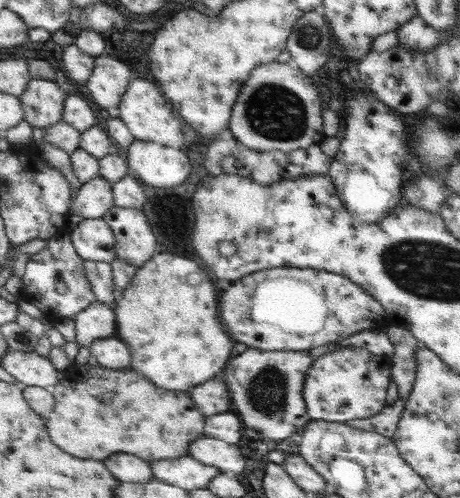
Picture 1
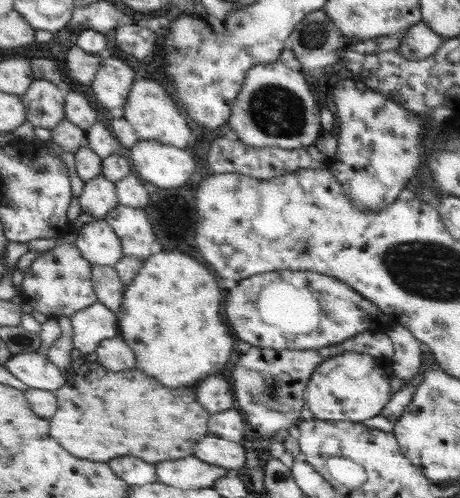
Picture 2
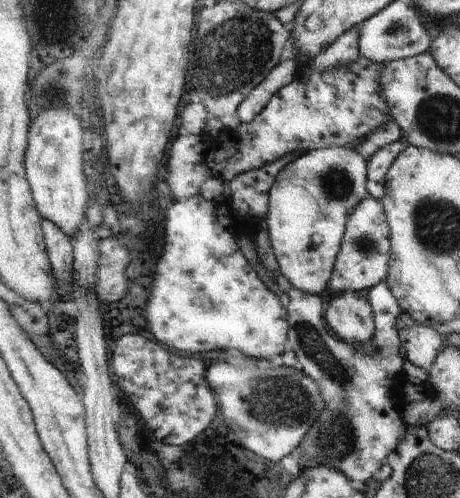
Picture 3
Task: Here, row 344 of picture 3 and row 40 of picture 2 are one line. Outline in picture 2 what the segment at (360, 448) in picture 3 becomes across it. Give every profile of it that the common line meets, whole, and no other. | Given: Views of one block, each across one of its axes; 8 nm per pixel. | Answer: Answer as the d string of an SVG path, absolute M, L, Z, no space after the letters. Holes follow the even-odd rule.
M317 10L317 12L311 12L307 14L295 28L293 32L287 36L285 40L285 48L291 50L297 58L297 62L301 64L301 72L311 72L311 70L319 70L319 68L337 68L337 64L341 62L345 50L351 50L351 52L357 52L357 54L375 54L379 50L387 52L387 50L397 50L399 48L399 36L393 38L377 38L377 40L365 40L365 42L347 42L347 38L337 30L337 26L329 20L329 16L323 12L323 10Z

